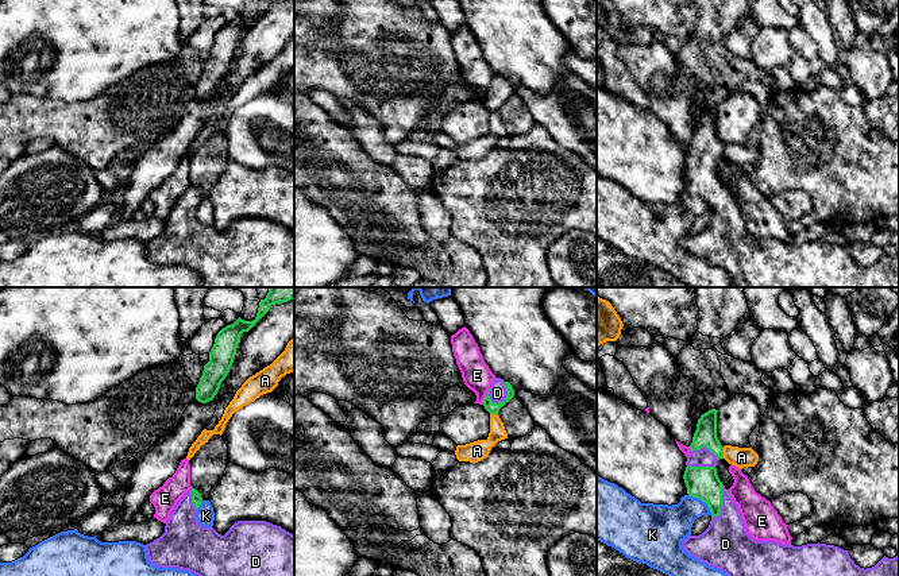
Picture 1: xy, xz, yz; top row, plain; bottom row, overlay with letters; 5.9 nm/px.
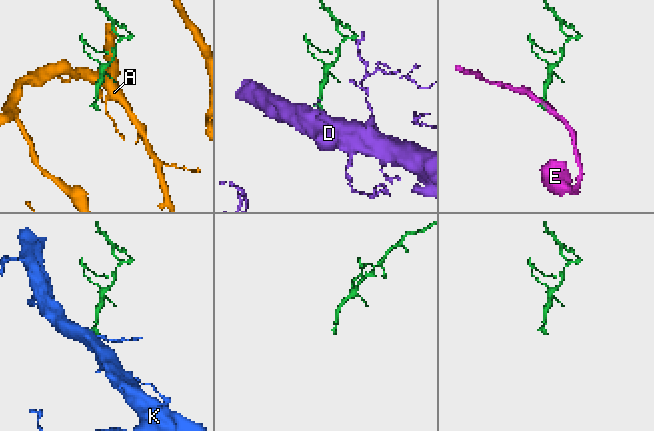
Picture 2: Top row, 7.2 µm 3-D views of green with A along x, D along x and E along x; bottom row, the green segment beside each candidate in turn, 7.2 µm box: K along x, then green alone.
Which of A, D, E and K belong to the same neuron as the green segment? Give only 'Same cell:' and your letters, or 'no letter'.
Same cell: D

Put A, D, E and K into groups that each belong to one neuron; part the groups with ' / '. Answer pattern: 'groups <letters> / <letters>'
groups A / D / E / K

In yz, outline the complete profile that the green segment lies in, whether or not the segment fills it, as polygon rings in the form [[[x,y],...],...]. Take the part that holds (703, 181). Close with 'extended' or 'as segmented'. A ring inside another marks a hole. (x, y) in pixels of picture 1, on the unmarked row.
[[[711,107],[698,117],[683,173],[687,192],[703,198],[711,209],[709,225],[682,239],[690,254],[725,270],[733,287],[899,287],[899,254],[884,254],[875,264],[864,267],[854,262],[848,248],[834,243],[794,244],[753,237],[745,228],[738,204],[717,173],[717,159],[724,156],[724,144],[717,135],[717,111]]]; extended

